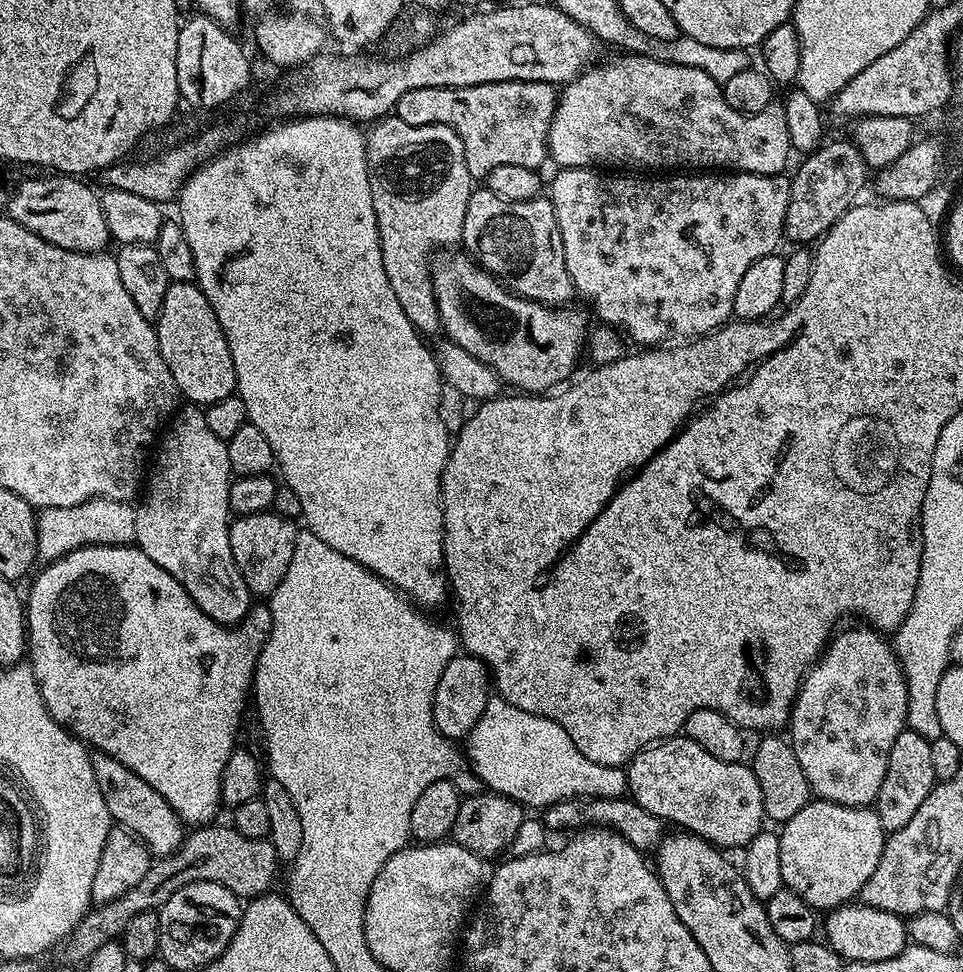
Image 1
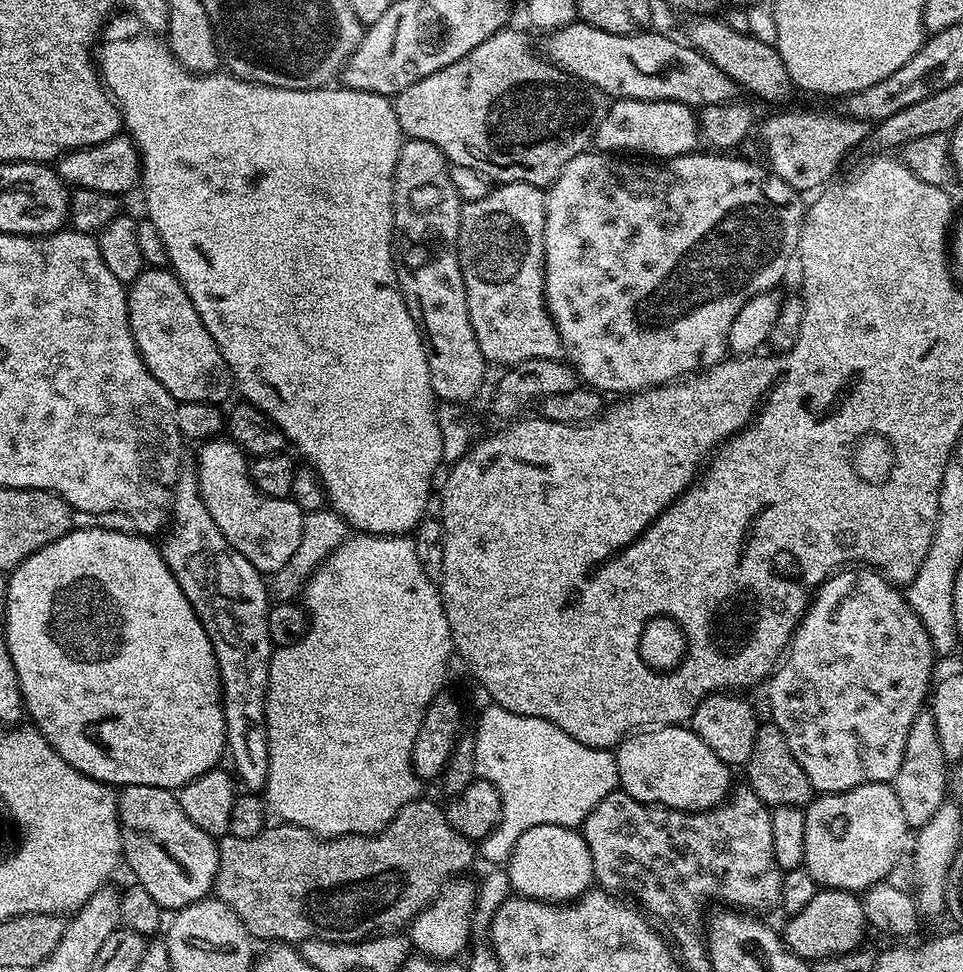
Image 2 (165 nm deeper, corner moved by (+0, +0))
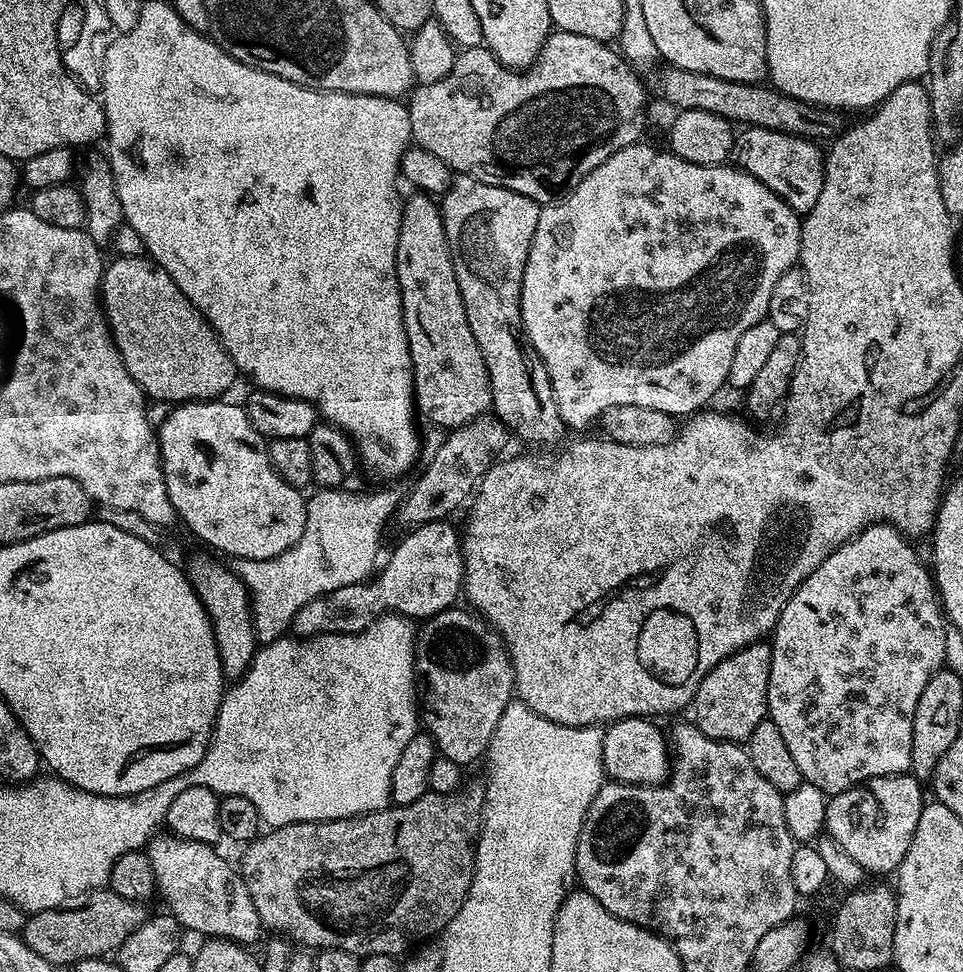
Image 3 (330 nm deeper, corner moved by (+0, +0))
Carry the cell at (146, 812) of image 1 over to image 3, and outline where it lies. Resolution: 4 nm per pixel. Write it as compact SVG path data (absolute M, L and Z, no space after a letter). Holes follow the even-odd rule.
M157 834L148 841L146 851L154 870L159 899L168 903L167 911L180 923L181 929L188 931L189 928L200 938L233 940L245 946L252 946L259 938L262 925L244 877L216 853L213 845Z

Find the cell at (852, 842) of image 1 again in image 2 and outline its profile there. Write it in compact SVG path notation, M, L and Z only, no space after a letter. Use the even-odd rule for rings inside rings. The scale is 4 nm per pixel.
M891 783L863 784L850 792L820 794L804 808L806 818L806 850L803 868L821 889L840 888L844 892L863 893L878 883L887 881L896 868L900 855L905 855L910 829L902 815L902 805Z

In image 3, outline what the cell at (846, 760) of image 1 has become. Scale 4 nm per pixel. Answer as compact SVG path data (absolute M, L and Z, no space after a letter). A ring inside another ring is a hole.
M871 524L865 532L860 532L853 540L848 540L810 578L798 586L798 590L786 602L776 627L770 636L772 661L770 662L770 682L768 683L768 714L767 719L778 726L786 747L798 765L801 777L807 783L818 786L829 797L854 788L870 778L879 776L903 776L912 767L910 762L910 746L914 734L914 706L918 706L918 698L922 698L922 690L926 690L926 682L935 672L945 667L945 626L942 606L938 601L938 593L934 587L926 566L915 558L913 545L890 524Z

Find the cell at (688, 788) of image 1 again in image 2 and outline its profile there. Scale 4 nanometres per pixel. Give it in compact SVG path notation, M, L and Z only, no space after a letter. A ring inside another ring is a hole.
M656 726L651 730L640 730L635 734L629 734L620 741L614 755L618 766L619 787L630 798L634 798L643 804L659 804L661 808L677 808L683 812L705 812L707 808L716 808L723 800L727 800L734 787L734 781L732 781L733 769L724 764L722 758L718 758L718 754L714 754L714 750L710 750L710 746L706 746L706 742L702 742L702 738L698 738L698 734L688 726Z

